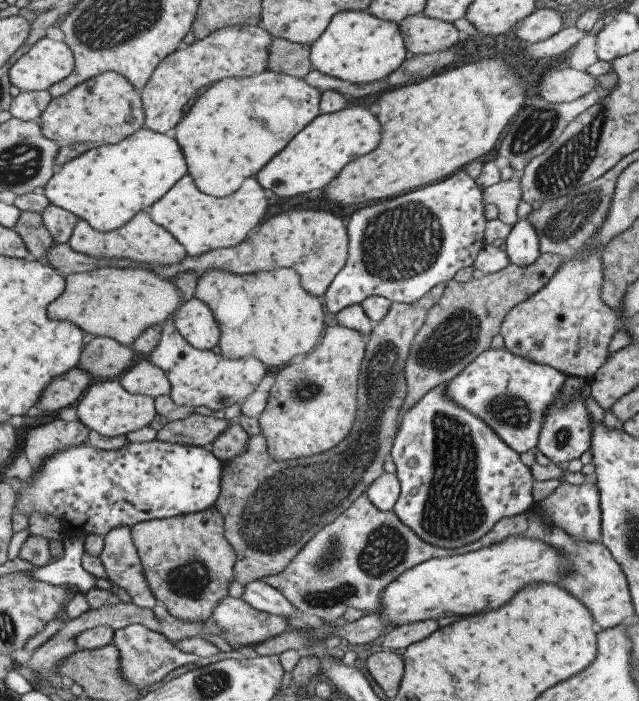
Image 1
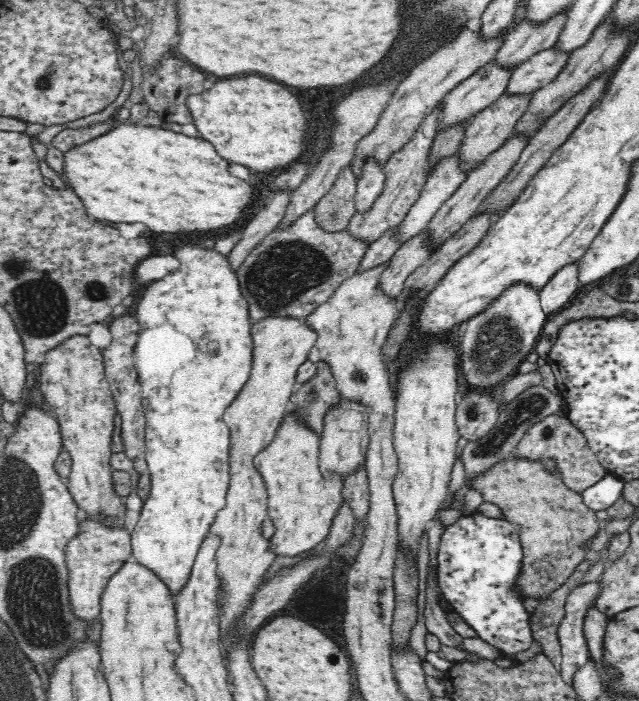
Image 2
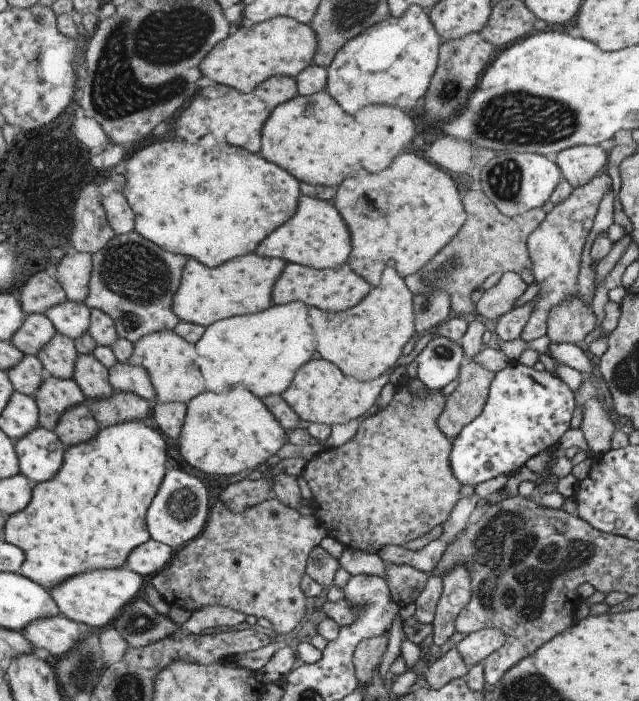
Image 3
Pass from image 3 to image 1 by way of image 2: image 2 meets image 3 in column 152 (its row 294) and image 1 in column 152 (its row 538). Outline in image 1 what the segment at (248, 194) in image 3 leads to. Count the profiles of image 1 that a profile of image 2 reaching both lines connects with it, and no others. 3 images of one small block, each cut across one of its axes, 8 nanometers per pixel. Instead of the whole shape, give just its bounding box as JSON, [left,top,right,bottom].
[42,126,186,232]

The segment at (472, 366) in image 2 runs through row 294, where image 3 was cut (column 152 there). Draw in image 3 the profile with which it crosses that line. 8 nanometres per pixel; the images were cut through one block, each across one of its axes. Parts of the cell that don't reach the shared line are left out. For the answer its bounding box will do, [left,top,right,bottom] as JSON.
[146,468,209,552]

